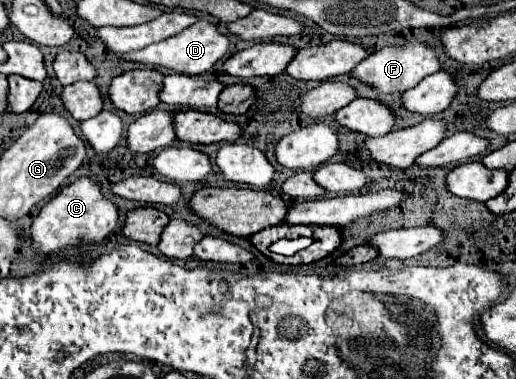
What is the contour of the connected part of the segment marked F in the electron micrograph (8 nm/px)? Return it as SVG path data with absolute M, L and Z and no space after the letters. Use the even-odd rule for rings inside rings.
M406 40L406 44L402 46L384 46L382 50L372 52L366 60L362 60L352 70L352 74L362 82L378 88L384 94L394 94L394 92L406 92L414 88L422 78L438 72L440 68L442 68L442 62L428 44L420 40L410 40L410 42Z

